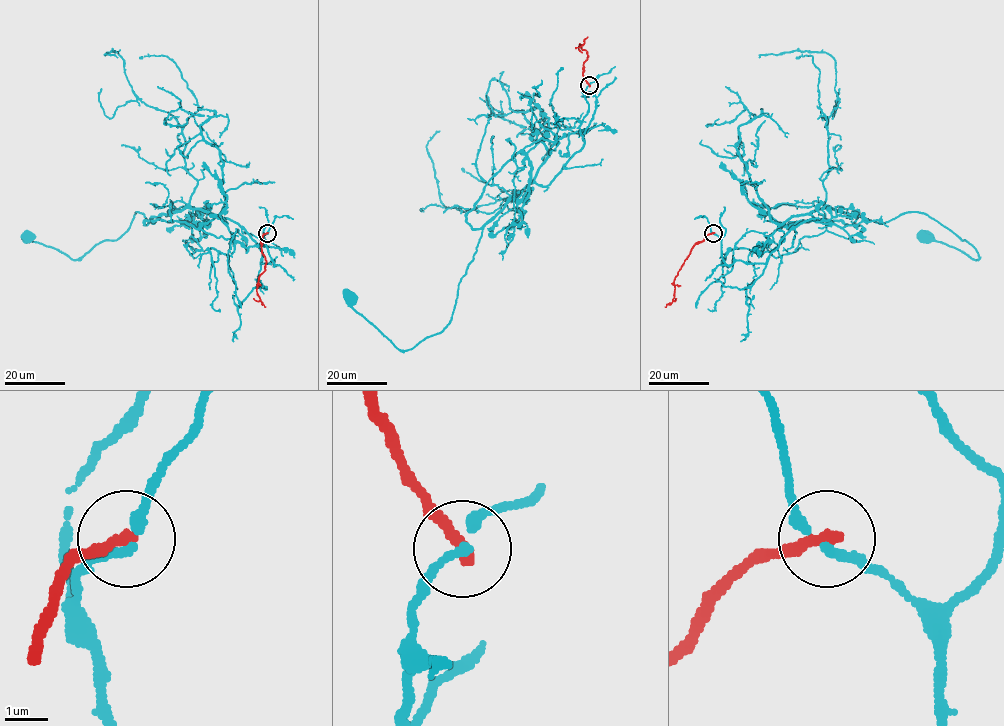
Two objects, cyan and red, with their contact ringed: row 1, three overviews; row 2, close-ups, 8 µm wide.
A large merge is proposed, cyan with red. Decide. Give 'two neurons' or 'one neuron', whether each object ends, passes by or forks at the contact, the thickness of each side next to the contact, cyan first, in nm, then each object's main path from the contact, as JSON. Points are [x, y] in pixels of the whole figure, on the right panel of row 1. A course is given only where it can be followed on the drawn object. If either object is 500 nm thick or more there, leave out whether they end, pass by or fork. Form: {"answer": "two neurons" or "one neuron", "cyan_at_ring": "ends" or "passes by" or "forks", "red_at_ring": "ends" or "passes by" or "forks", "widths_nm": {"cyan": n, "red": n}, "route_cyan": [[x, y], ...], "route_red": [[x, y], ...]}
{"answer": "two neurons", "cyan_at_ring": "passes by", "red_at_ring": "ends", "widths_nm": {"cyan": 190, "red": 300}, "route_cyan": [[713, 233], [727, 264], [764, 263], [815, 210], [834, 208], [876, 222], [923, 213], [979, 257], [925, 237]], "route_red": [[713, 233], [695, 244], [675, 277], [673, 301], [664, 307]]}

